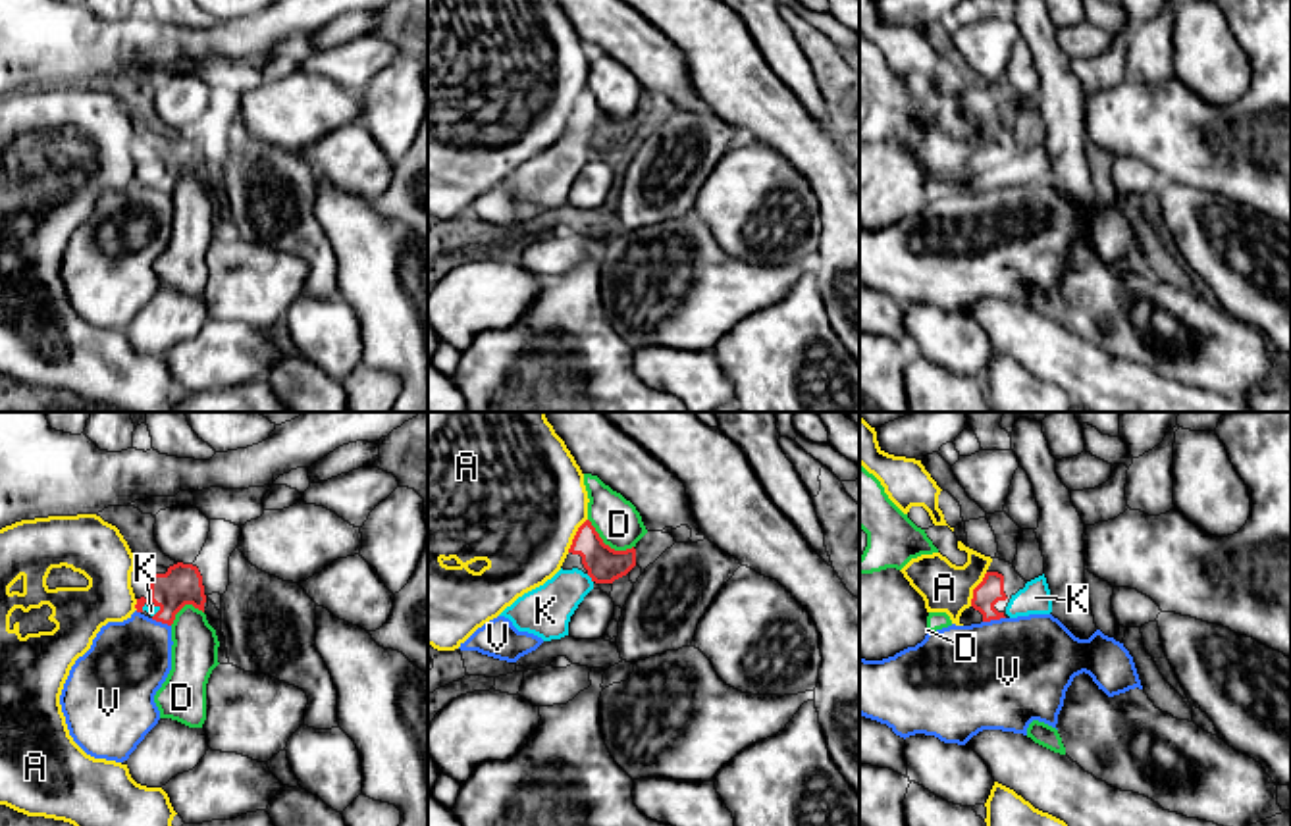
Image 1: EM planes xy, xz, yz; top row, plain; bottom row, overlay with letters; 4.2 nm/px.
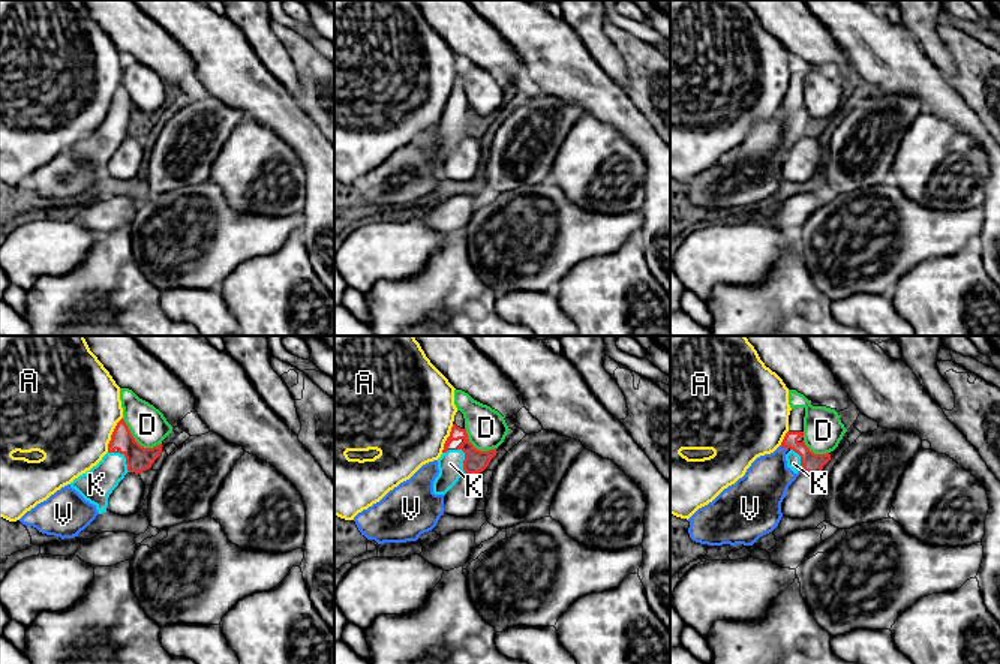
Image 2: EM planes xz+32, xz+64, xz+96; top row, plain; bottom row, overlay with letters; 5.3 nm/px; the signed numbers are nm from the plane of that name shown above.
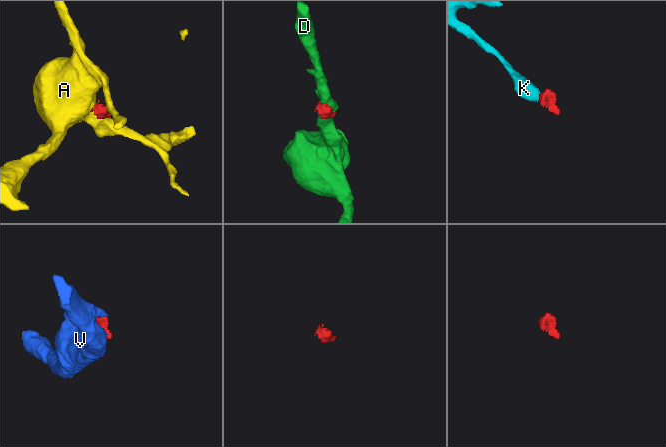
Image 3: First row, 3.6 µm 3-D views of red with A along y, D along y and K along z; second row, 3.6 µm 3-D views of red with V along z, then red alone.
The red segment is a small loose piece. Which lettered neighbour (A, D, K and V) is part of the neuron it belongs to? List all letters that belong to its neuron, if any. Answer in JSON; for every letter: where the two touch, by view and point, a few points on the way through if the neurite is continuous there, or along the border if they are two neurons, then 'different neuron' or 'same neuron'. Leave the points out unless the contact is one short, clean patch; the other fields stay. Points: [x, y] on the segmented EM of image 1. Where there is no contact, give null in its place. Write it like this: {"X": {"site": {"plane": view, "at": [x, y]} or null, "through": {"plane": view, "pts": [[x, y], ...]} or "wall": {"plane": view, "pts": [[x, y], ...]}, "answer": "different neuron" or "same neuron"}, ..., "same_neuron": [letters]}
{"A": {"site": {"plane": "yz", "at": [974, 590]}, "wall": {"plane": "yz", "pts": [[987, 572], [974, 590], [970, 605]]}, "answer": "different neuron"}, "D": {"site": {"plane": "xz", "at": [607, 545]}, "answer": "different neuron"}, "K": {"site": {"plane": "xz", "at": [590, 576]}, "through": {"plane": "xz", "pts": [[604, 565], [590, 576], [571, 586], [546, 611]]}, "answer": "same neuron"}, "V": {"site": {"plane": "yz", "at": [993, 619]}, "wall": {"plane": "yz", "pts": [[1004, 617], [983, 622]]}, "answer": "different neuron"}, "same_neuron": ["K"]}

